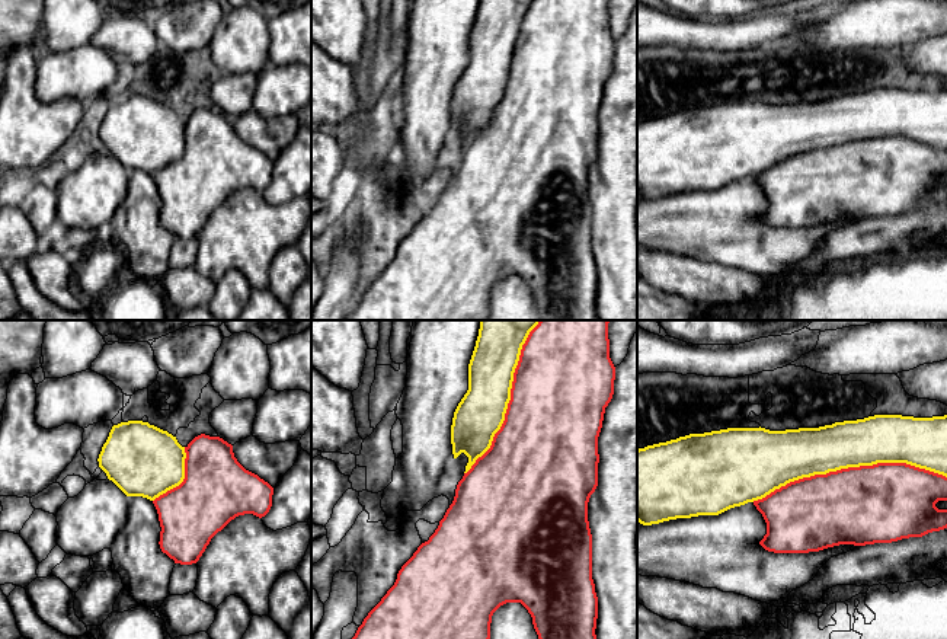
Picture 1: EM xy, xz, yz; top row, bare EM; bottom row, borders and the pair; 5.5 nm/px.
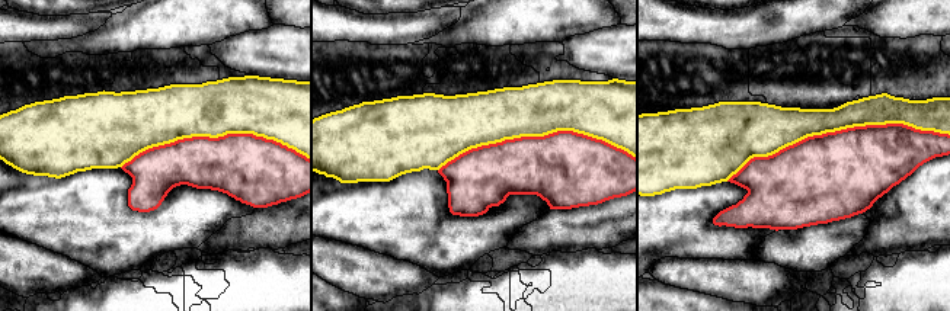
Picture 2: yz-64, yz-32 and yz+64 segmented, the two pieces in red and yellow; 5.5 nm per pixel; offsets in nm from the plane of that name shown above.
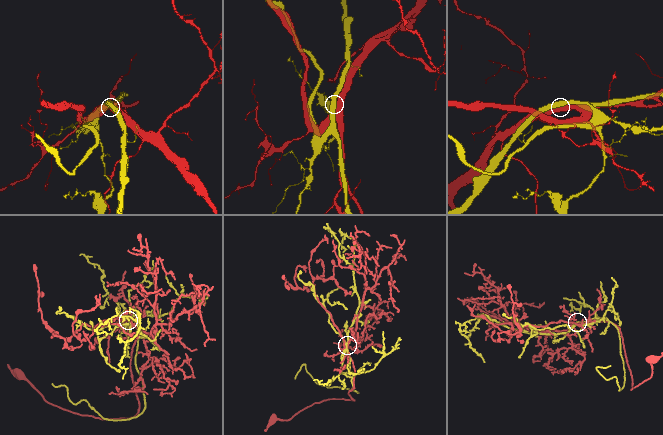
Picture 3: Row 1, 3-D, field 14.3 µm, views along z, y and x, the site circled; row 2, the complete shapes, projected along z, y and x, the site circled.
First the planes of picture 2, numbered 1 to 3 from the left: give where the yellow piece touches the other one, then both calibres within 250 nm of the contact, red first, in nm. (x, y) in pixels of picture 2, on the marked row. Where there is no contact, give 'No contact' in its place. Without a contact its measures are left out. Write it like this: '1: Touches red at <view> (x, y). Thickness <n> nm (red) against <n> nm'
1: Touches red at yz-64 (216, 138). Thickness 360 nm (red) against 320 nm
2: Touches red at yz-32 (537, 137). Thickness 420 nm (red) against 280 nm
3: Touches red at yz+64 (837, 131). Thickness 480 nm (red) against 190 nm

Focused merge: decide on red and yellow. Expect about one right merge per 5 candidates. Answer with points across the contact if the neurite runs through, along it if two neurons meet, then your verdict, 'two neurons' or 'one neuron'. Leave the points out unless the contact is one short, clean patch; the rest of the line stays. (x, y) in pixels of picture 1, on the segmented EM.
two neurons

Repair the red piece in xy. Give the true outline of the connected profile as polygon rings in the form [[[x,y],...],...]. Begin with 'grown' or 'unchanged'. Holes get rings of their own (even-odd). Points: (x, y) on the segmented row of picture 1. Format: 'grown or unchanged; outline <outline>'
unchanged; outline [[[201,434],[185,447],[183,482],[153,501],[160,521],[160,549],[175,563],[199,560],[211,539],[239,515],[265,517],[272,507],[273,488],[246,470],[234,457],[233,445],[220,437]]]

